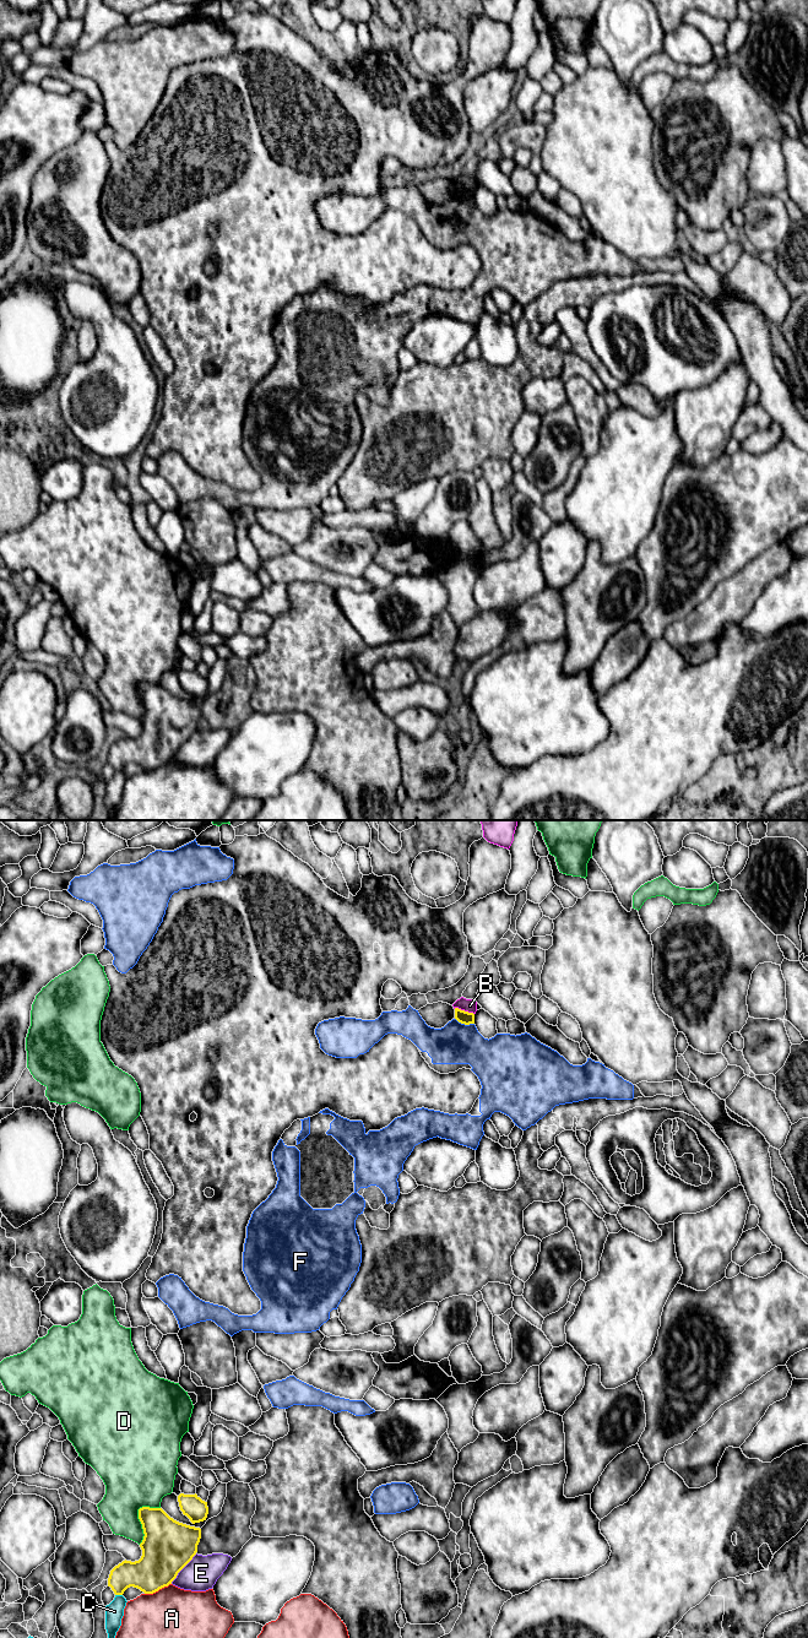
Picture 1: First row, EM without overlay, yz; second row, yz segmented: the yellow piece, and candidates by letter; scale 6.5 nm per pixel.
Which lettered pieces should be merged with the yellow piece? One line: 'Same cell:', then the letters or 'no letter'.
Same cell: no letter

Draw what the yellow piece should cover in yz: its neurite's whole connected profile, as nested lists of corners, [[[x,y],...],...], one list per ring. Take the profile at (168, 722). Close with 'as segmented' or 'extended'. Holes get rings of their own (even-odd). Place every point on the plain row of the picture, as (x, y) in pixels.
[[[142,683],[139,695],[143,705],[139,737],[123,737],[109,750],[108,763],[115,771],[130,764],[153,770],[168,763],[197,728],[201,705],[179,699],[162,684]]]; as segmented

